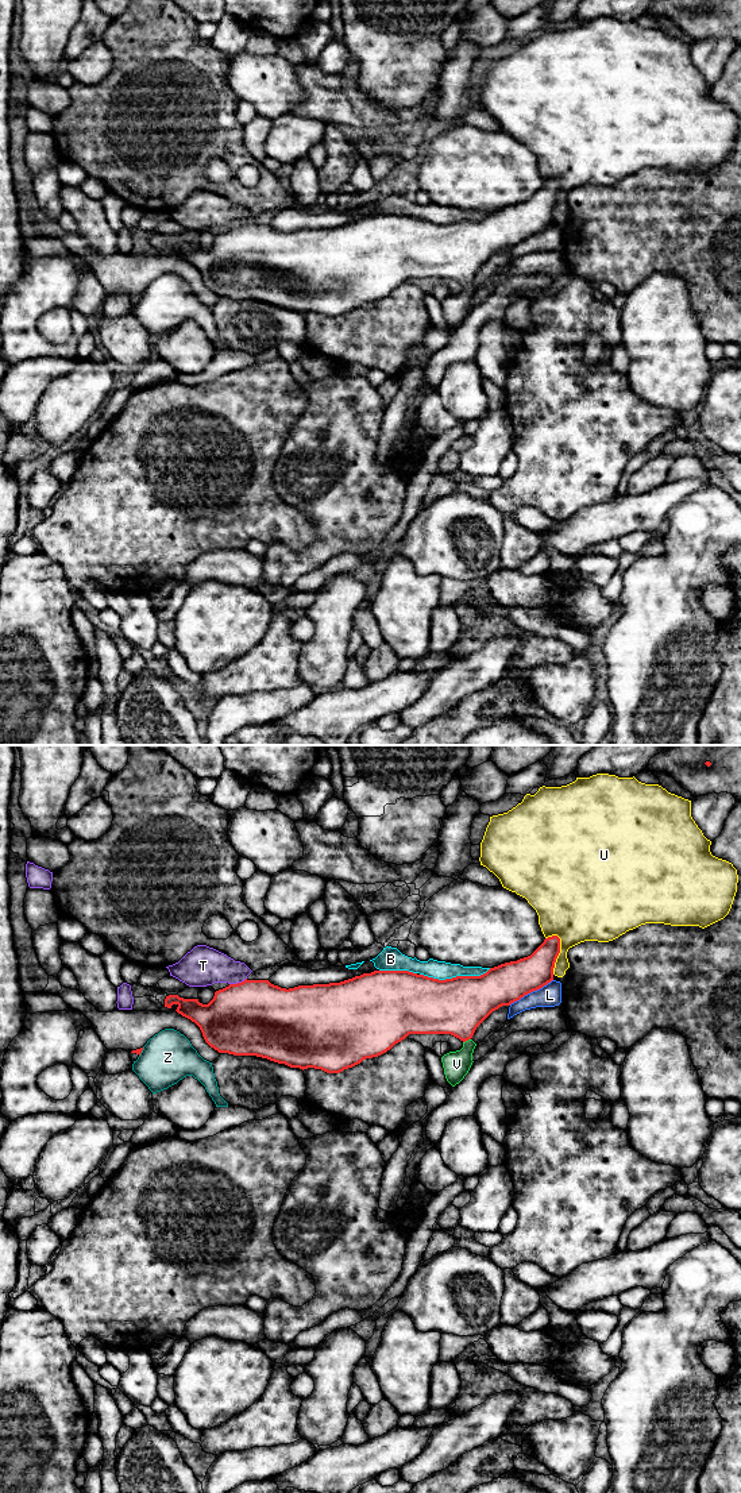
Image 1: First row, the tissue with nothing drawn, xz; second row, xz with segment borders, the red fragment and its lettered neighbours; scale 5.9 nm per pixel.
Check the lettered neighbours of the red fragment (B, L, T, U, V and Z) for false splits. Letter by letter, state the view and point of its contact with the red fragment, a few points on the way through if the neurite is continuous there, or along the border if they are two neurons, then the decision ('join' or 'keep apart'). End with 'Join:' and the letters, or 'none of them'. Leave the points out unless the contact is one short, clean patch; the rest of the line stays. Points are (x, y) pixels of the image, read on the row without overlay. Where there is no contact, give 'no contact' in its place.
B: meets red in xz at (456, 220); keep apart
L: meets red in xz at (531, 235); keep apart
T: meets red in xz at (238, 227); keep apart
U: meets red in xz at (558, 199); keep apart
V: meets red in xz at (466, 284); runs through xz (456, 250), (466, 284), (466, 297), (456, 308); join
Z: meets red in xz at (141, 296); keep apart
Join: V

